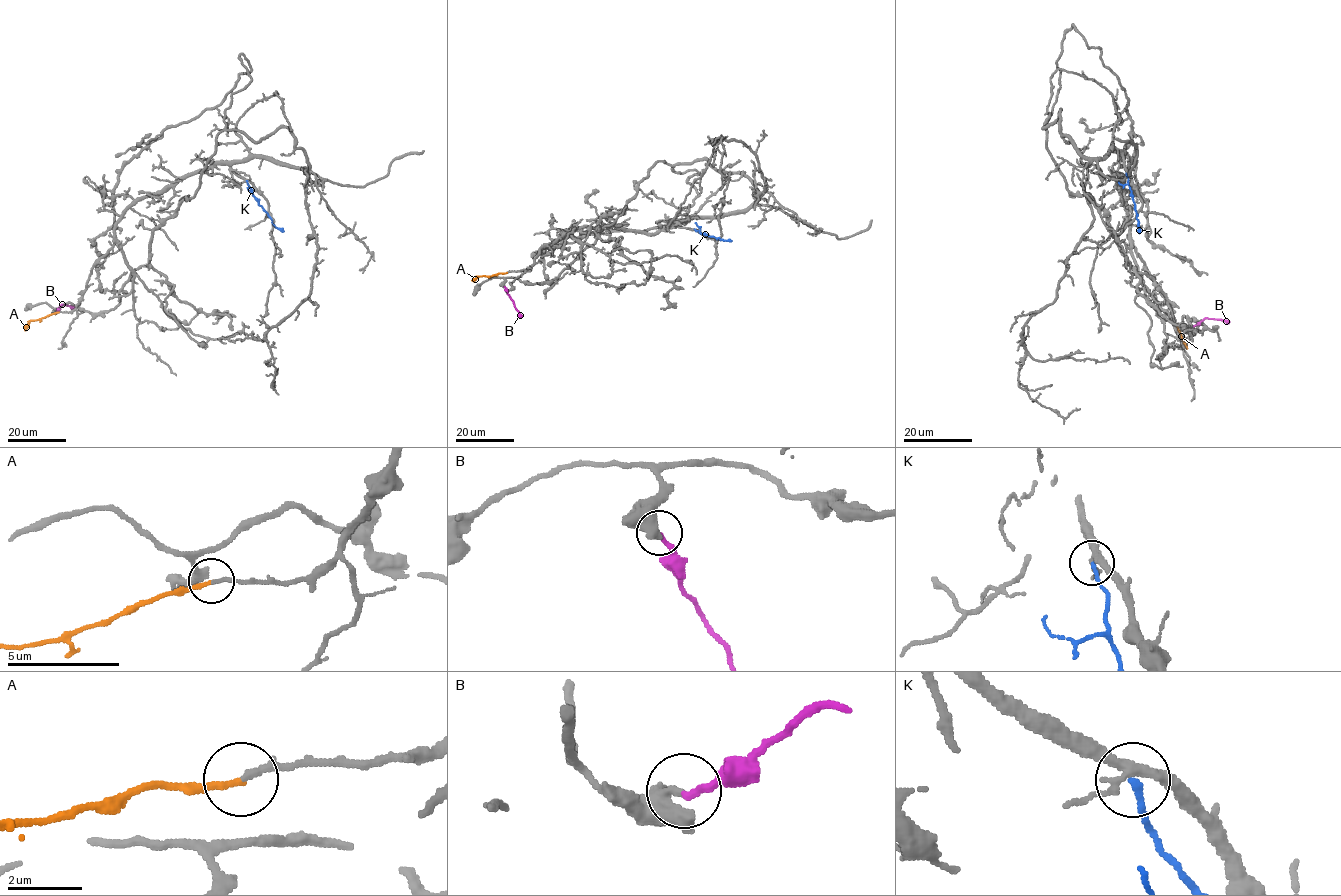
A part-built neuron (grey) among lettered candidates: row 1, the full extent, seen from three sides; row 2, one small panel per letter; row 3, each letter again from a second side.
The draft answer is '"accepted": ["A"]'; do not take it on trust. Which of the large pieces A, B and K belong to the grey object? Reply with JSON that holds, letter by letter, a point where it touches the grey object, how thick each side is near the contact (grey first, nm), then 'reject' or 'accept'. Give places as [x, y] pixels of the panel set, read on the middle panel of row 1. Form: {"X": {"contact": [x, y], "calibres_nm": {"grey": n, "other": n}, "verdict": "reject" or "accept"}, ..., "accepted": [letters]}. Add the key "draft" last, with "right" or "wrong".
{"A": {"contact": [506, 272], "calibres_nm": {"grey": 170, "other": 160}, "verdict": "accept"}, "B": {"contact": [504, 286], "calibres_nm": {"grey": 380, "other": 190}, "verdict": "reject"}, "K": {"contact": [694, 229], "calibres_nm": {"grey": 280, "other": 160}, "verdict": "reject"}, "accepted": ["A"], "draft": "right"}

